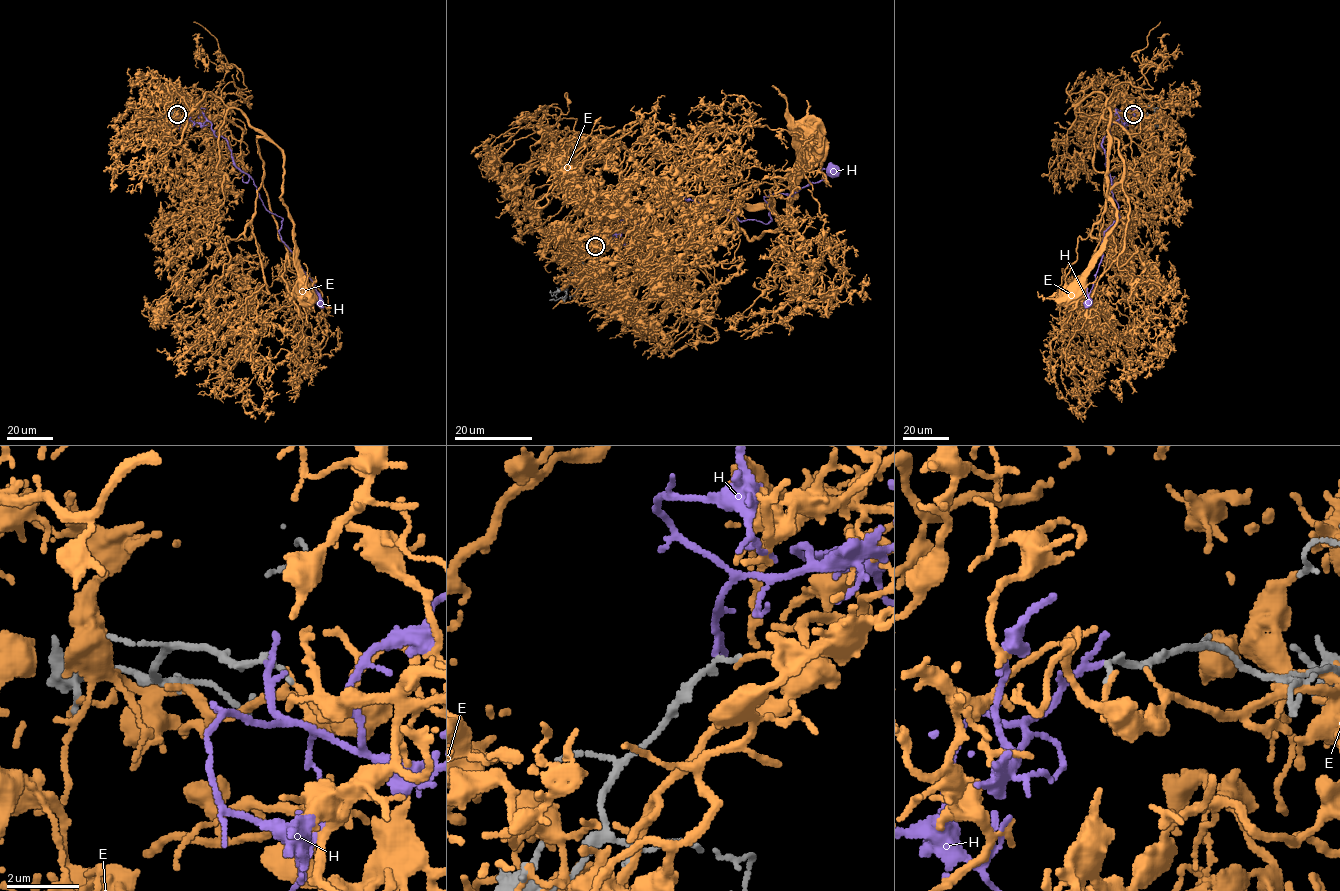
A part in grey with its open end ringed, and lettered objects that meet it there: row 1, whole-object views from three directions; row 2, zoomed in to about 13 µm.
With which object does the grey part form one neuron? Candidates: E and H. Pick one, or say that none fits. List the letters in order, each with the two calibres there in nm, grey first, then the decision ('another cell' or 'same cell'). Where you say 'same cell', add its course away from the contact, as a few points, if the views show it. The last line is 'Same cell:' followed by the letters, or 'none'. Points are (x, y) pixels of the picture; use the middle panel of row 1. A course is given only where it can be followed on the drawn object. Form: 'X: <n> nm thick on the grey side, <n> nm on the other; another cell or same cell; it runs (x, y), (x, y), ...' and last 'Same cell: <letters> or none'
E: 130 nm thick on the grey side, 160 nm on the other; another cell
H: 190 nm thick on the grey side, 190 nm on the other; same cell; it runs (595, 246), (678, 194), (768, 224), (764, 197), (818, 183), (835, 165)
Same cell: H

